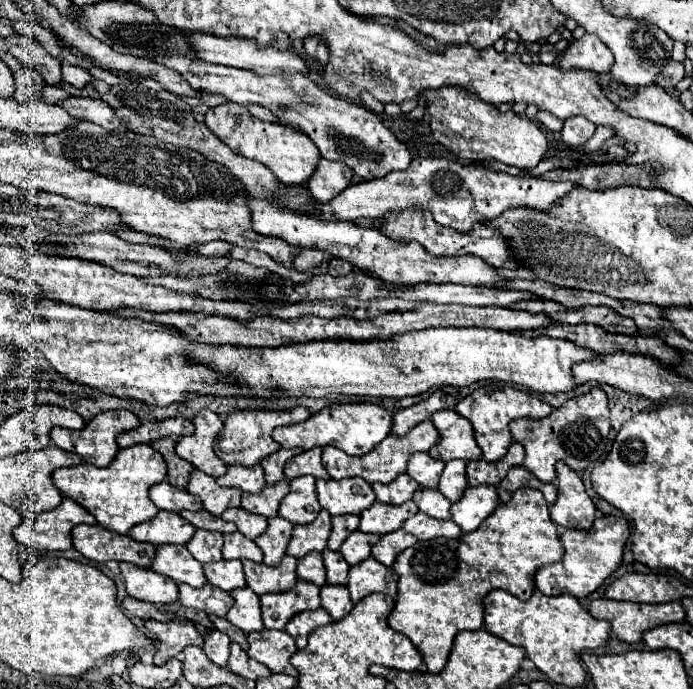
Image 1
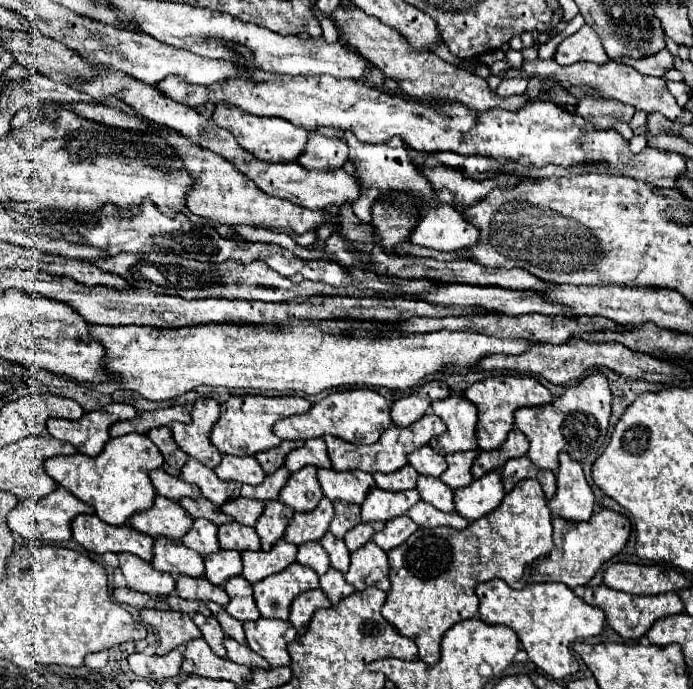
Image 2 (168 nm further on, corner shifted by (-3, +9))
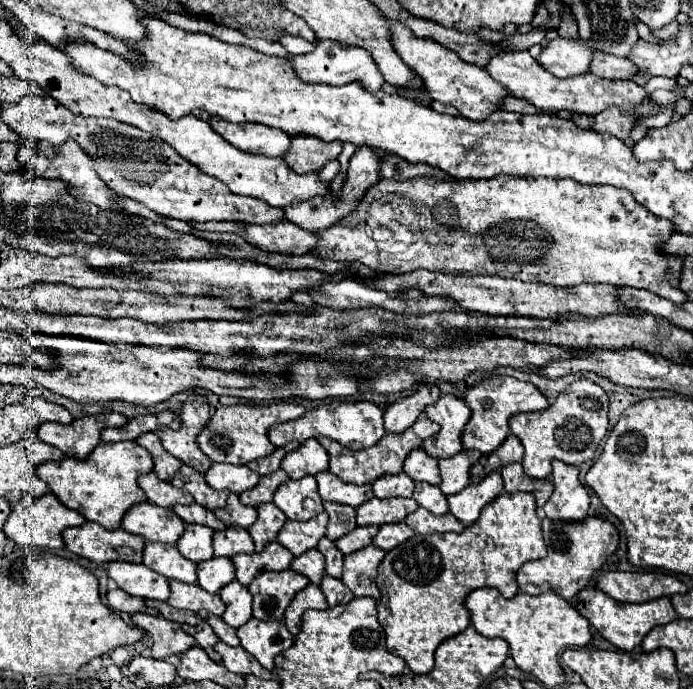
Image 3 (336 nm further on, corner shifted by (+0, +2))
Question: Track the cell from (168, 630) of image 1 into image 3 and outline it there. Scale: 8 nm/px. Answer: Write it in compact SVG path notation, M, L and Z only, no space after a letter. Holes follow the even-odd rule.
M132 613L132 623L140 629L144 629L154 645L152 645L152 657L164 659L168 655L180 655L182 651L196 645L194 637L182 631L180 623L168 621L164 617L152 617L146 613Z

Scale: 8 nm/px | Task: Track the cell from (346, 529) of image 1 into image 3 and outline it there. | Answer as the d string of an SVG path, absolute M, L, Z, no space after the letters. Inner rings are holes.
M324 503L324 511L330 517L328 531L326 531L326 537L330 541L340 539L342 535L346 535L348 531L352 531L356 527L356 511L354 511L354 507L342 505L342 503Z

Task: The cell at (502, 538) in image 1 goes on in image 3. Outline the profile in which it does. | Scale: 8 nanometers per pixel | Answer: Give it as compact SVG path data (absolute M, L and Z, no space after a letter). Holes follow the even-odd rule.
M500 493L462 533L414 535L412 539L388 551L378 565L376 583L382 595L378 601L378 621L386 633L386 649L402 657L412 673L430 673L434 667L436 647L442 641L462 633L470 625L470 613L464 607L466 595L478 587L494 587L510 599L518 591L516 571L520 565L542 557L546 557L546 545L542 539L540 519L536 515L536 501L530 493Z

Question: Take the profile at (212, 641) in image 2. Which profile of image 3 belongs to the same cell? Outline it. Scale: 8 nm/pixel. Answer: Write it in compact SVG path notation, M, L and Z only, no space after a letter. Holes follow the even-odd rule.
M202 621L202 623L196 627L194 639L196 639L196 643L198 643L206 653L208 653L208 657L210 657L210 659L214 659L216 663L222 663L222 661L220 661L220 657L218 657L218 653L214 651L214 645L216 645L218 637L216 637L216 633L210 629L210 625L208 625L206 621Z

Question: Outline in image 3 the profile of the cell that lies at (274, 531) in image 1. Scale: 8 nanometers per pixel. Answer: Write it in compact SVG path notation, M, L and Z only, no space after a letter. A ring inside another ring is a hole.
M266 503L258 507L258 519L252 527L248 527L248 533L252 535L258 553L264 549L266 543L276 541L278 531L282 529L284 523L286 523L286 515L274 503Z

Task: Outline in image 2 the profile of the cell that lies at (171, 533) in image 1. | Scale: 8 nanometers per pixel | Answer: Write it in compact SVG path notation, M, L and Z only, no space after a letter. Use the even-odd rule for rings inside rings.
M157 496L155 504L129 518L131 528L135 528L141 534L149 536L167 536L167 538L183 538L183 534L193 526L191 514L185 514L181 510L179 502L173 502L169 498Z

